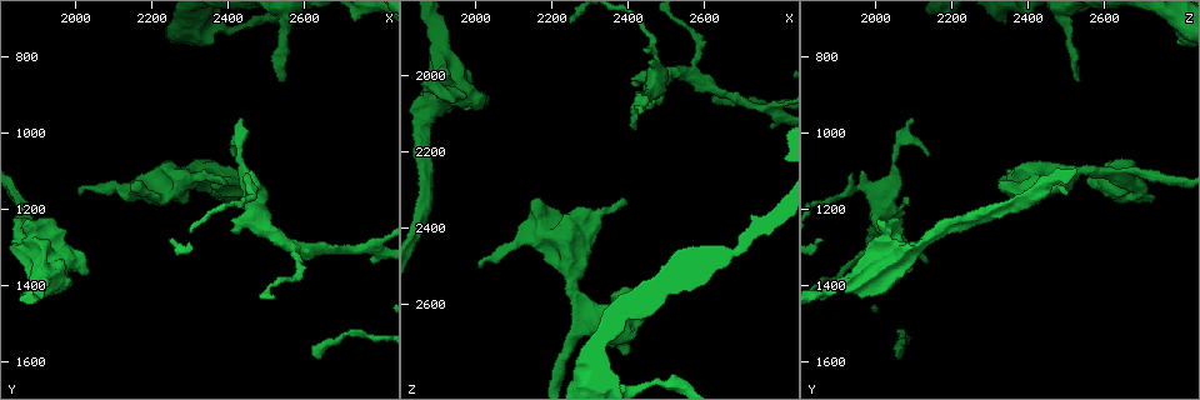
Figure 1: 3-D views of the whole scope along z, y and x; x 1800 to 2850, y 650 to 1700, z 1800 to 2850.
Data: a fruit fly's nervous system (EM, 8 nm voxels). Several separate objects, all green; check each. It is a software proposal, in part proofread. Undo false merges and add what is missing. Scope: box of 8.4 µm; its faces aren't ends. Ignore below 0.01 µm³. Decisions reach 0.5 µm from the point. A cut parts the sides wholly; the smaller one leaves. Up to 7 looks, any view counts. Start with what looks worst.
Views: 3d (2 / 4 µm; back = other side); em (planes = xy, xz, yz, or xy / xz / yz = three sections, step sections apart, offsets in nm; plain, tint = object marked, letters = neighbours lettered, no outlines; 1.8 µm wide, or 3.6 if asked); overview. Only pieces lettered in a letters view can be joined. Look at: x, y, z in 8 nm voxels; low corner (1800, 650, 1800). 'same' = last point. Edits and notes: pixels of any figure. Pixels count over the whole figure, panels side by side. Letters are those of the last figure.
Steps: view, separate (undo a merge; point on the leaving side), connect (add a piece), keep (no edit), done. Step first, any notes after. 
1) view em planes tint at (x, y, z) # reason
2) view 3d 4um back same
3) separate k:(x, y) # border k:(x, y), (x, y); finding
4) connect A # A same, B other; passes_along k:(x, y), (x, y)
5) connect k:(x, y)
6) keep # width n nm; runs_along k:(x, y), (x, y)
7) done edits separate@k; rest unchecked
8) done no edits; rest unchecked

view 3d 4um at (1920, 1285, 2055) # sudden change in width

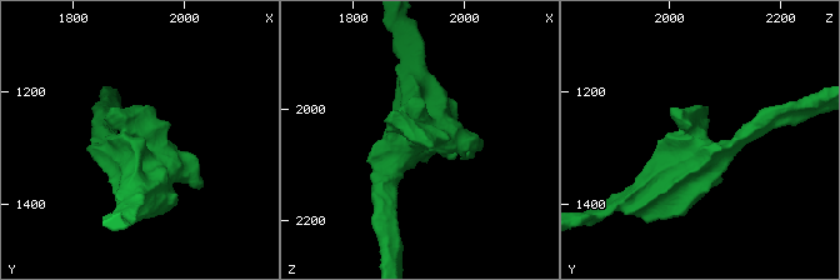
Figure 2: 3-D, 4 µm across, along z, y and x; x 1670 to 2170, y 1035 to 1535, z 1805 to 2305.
view em 3.6um xy step 8 tint at (1920, 1295, 2045)

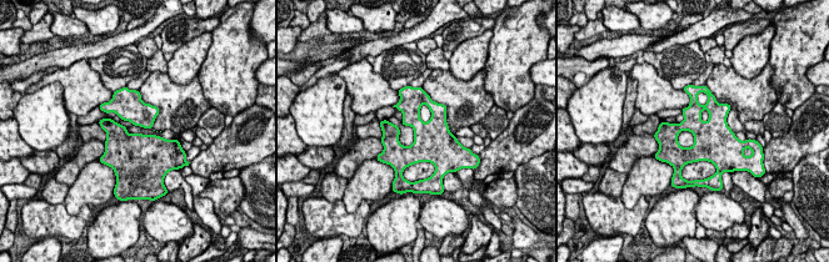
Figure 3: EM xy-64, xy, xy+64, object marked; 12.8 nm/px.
view em 3.6um planes letters same # cut it another way

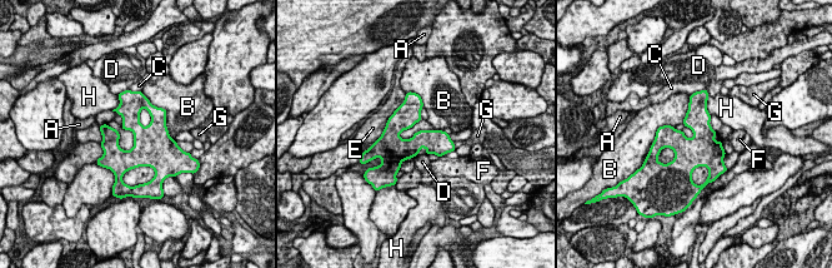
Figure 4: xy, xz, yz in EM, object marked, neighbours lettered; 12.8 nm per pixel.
keep # longest_contact E 800 nm; A other, B other, C other, D other, E other, F other, G other, H other; border 4:(141, 92), (166, 112), (168, 130); all the same neuron

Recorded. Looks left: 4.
view em planes tint at (2535, 865, 2535) # an open end

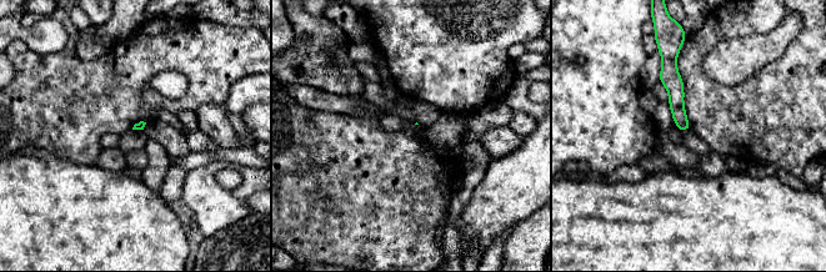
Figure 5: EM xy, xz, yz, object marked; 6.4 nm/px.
view em planes letters same

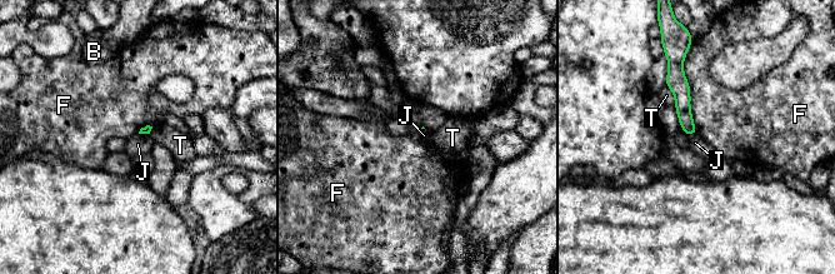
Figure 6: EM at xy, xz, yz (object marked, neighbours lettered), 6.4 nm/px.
keep # B other, F other, J other, T other; border 6:(696, 133), (688, 136); no lettered piece goes on from it

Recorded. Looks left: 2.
view em planes letters at (2375, 1155, 2695) # calibre changes

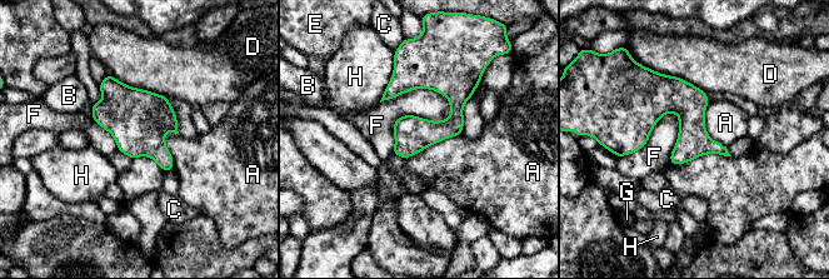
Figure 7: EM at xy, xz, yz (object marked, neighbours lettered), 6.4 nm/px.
keep # A other, B other, C other, D other, E other, F other, G other, H other; border 7:(462, 131), (437, 142), (406, 159); all the same neuron

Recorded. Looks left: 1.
done no edits; rest unchecked

